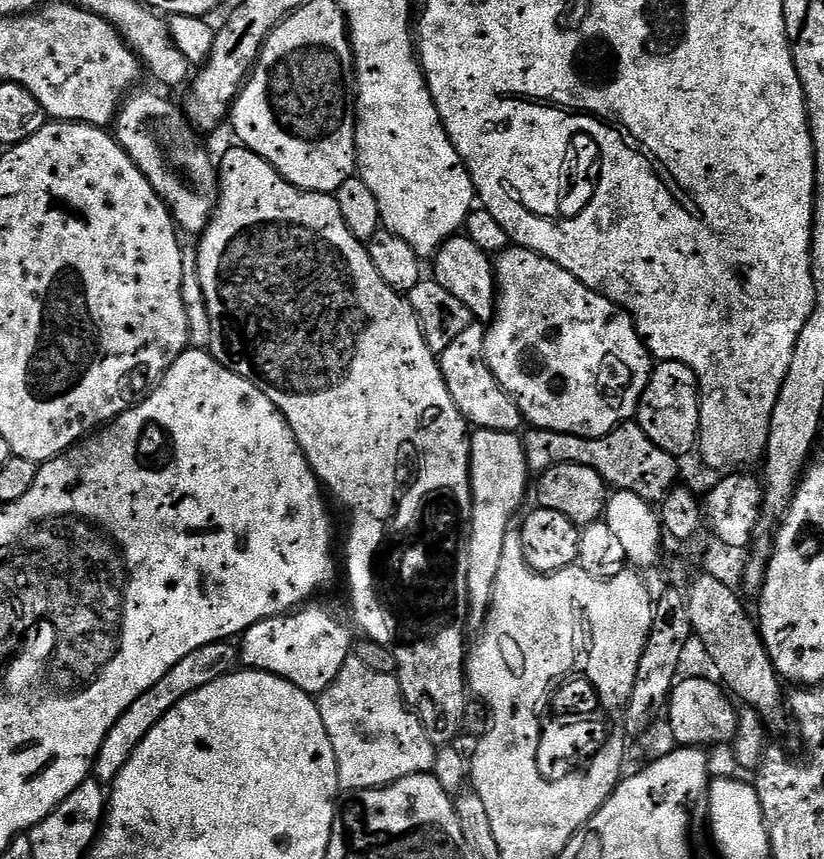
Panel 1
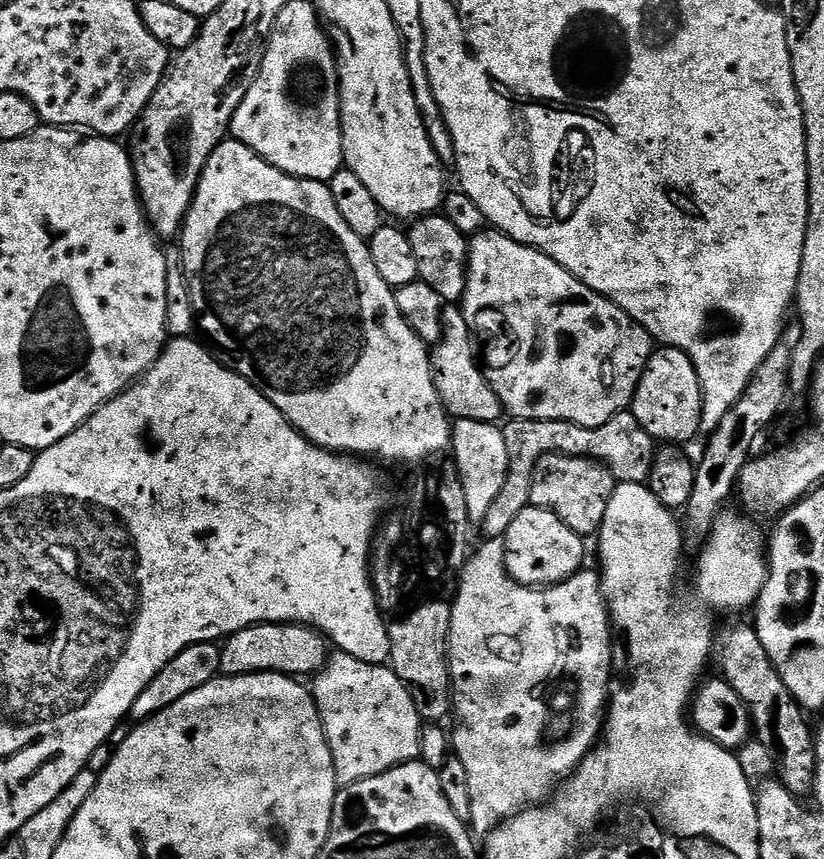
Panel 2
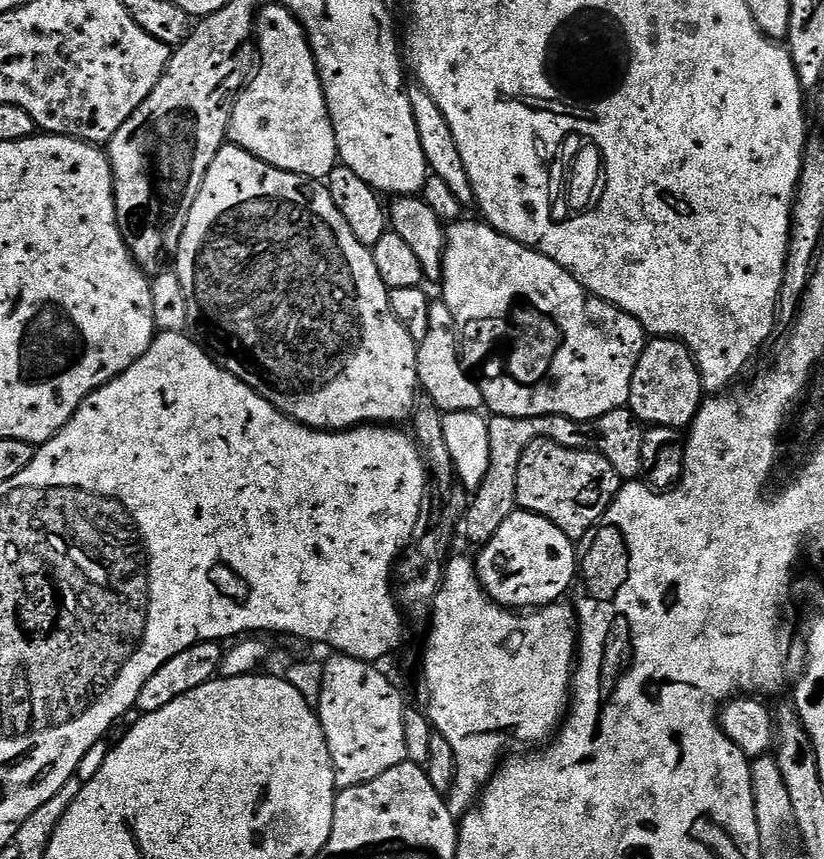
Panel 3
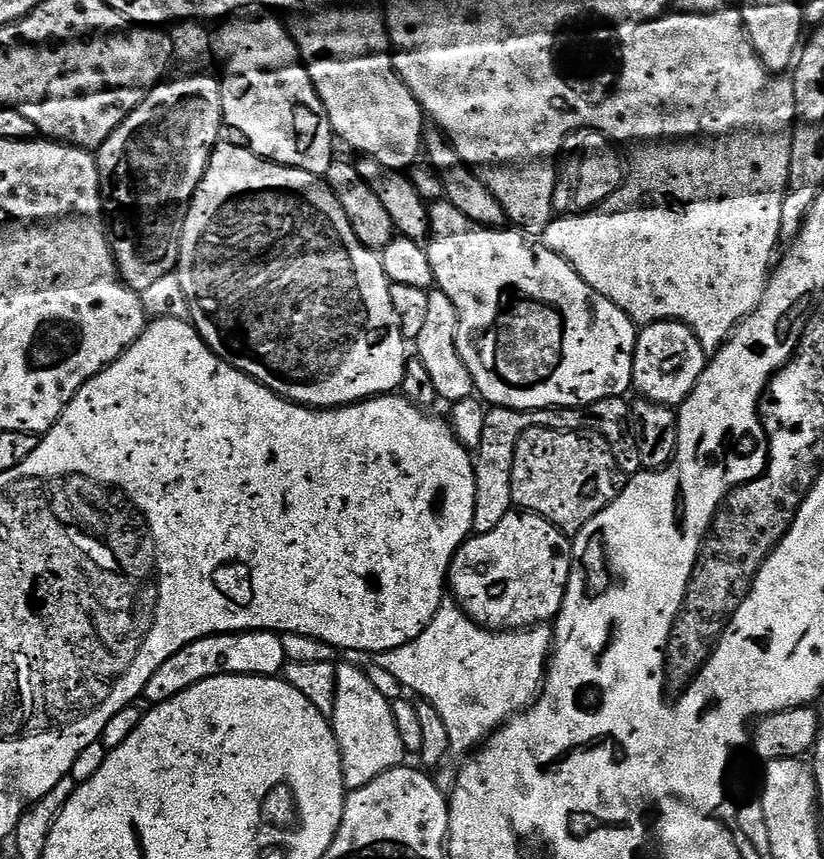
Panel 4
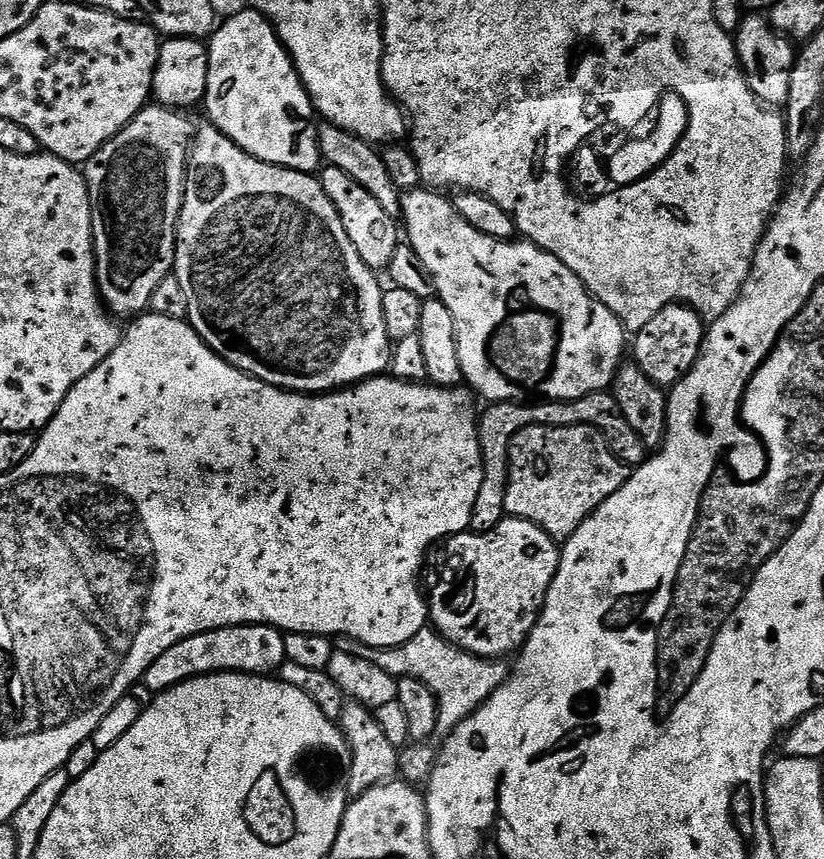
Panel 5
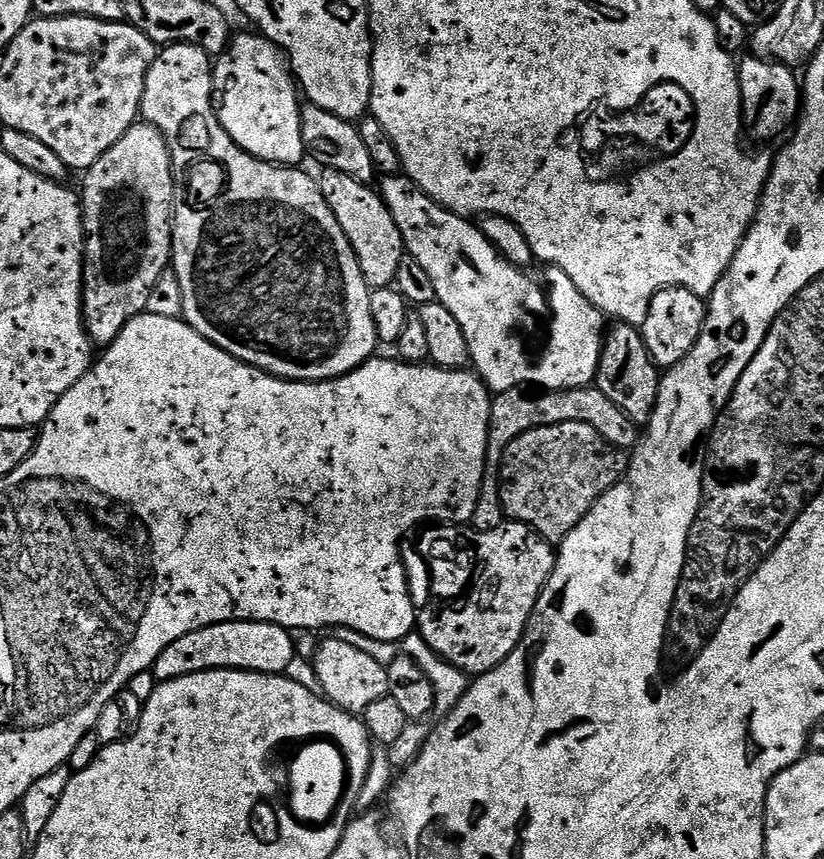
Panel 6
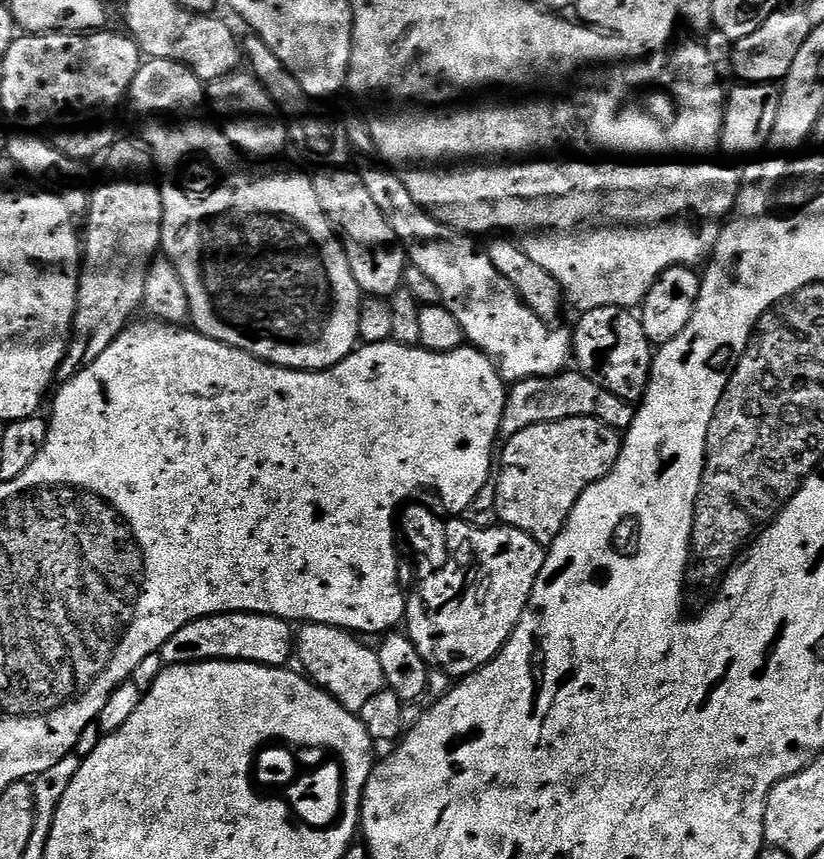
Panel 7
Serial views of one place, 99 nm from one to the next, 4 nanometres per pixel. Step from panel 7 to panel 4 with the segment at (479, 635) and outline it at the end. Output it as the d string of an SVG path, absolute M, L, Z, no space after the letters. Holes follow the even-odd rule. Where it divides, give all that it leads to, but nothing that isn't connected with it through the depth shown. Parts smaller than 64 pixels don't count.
M513 510L506 514L506 518L502 518L502 522L498 522L498 526L494 526L494 530L490 530L490 534L471 535L465 539L464 543L456 549L456 556L449 563L446 584L452 587L451 599L459 604L464 613L467 614L476 623L481 624L483 628L489 632L514 632L522 628L534 628L537 626L547 625L549 622L555 621L560 607L564 601L564 591L568 585L570 578L570 570L572 569L572 540L565 533L558 531L557 528L546 518L536 516L533 512L525 512L523 510Z

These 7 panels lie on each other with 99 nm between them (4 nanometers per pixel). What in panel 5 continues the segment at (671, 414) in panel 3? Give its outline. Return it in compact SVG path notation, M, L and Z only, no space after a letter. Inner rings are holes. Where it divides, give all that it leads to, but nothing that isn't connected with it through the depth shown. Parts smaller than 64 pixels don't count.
M671 304L658 310L658 314L654 314L654 318L650 318L650 322L635 333L636 345L633 348L631 345L630 352L636 355L634 363L645 372L646 377L668 390L692 369L700 347L704 345L705 335L706 324L698 313L687 304Z

